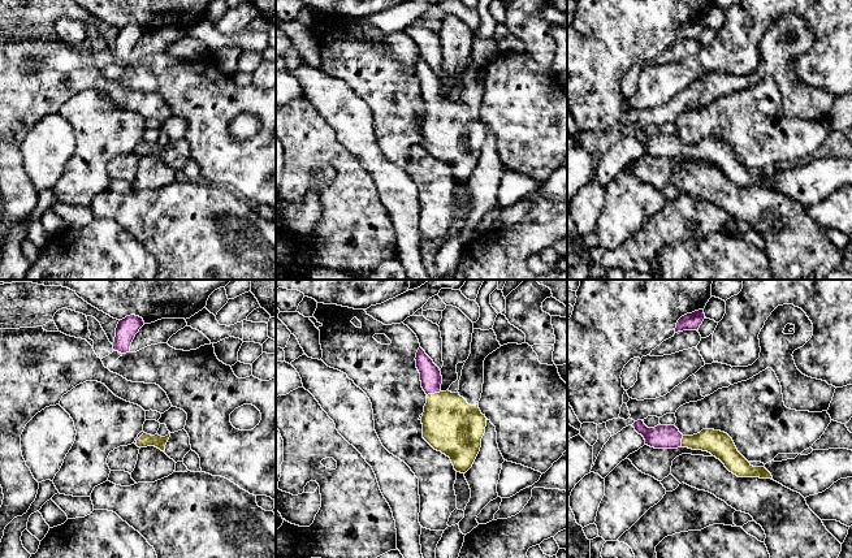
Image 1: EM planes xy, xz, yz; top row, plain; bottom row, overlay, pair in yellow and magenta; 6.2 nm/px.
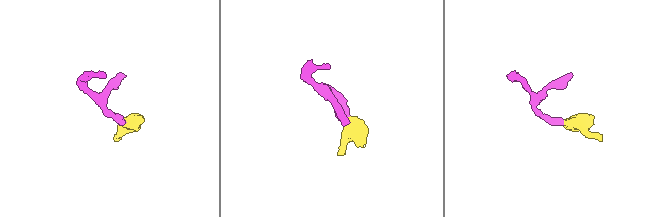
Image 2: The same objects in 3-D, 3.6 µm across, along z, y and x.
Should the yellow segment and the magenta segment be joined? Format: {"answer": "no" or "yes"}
{"answer": "yes"}

